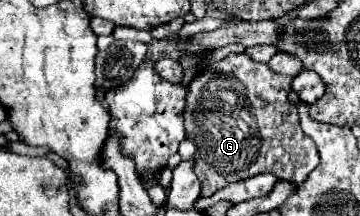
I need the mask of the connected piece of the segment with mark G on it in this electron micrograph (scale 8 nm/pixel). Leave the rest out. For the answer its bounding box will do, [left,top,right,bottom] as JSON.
[183,53,319,197]

